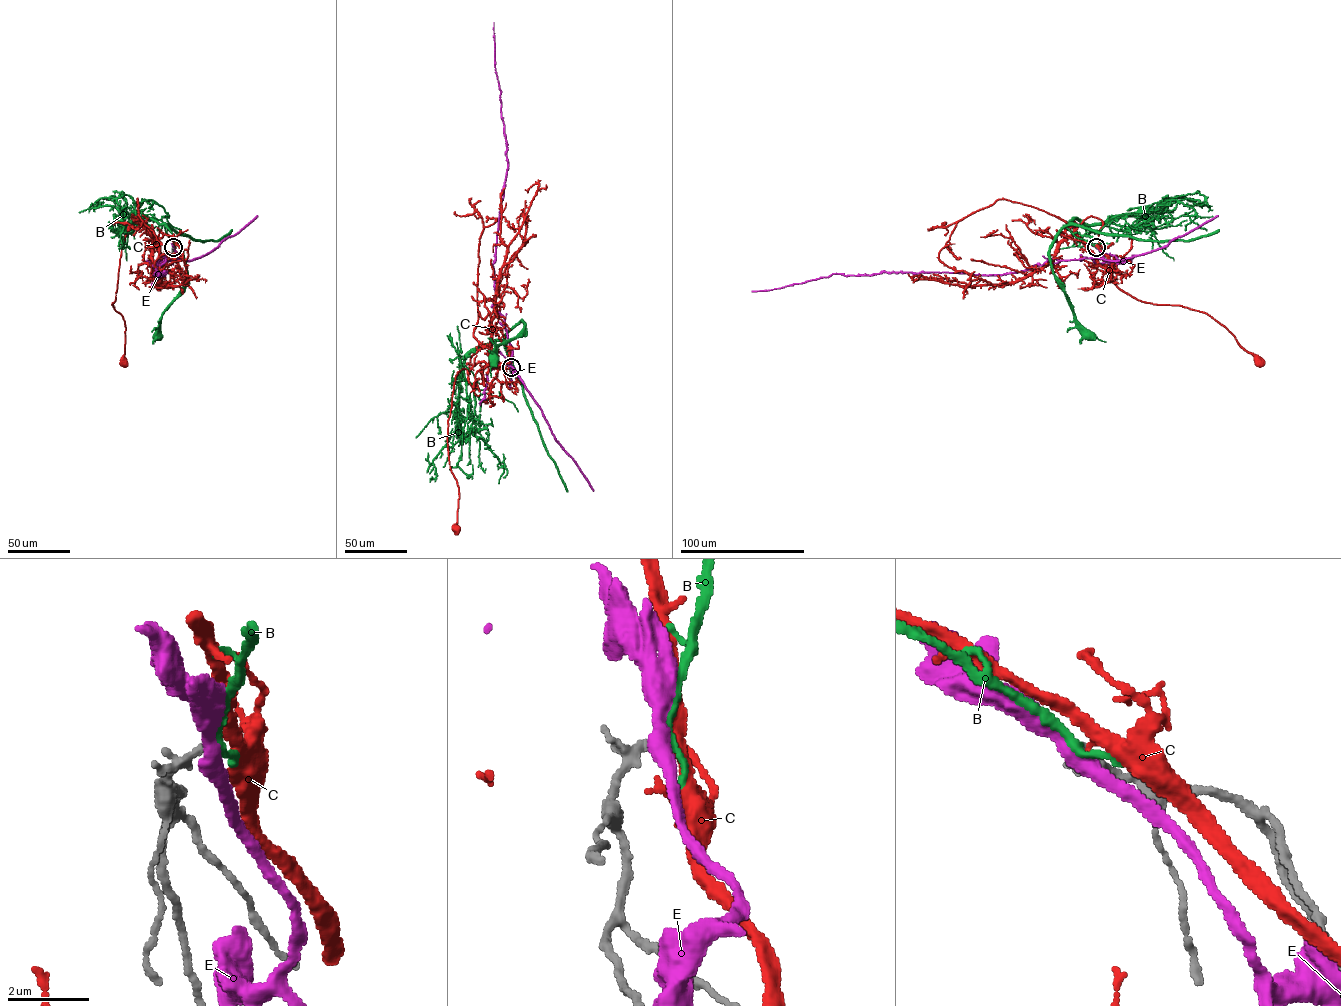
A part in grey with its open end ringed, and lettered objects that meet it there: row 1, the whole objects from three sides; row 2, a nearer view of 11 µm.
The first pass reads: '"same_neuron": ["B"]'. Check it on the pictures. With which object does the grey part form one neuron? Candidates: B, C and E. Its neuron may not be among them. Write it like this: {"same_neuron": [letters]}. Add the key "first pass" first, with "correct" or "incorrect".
{"first pass": "correct", "same_neuron": ["B"]}

